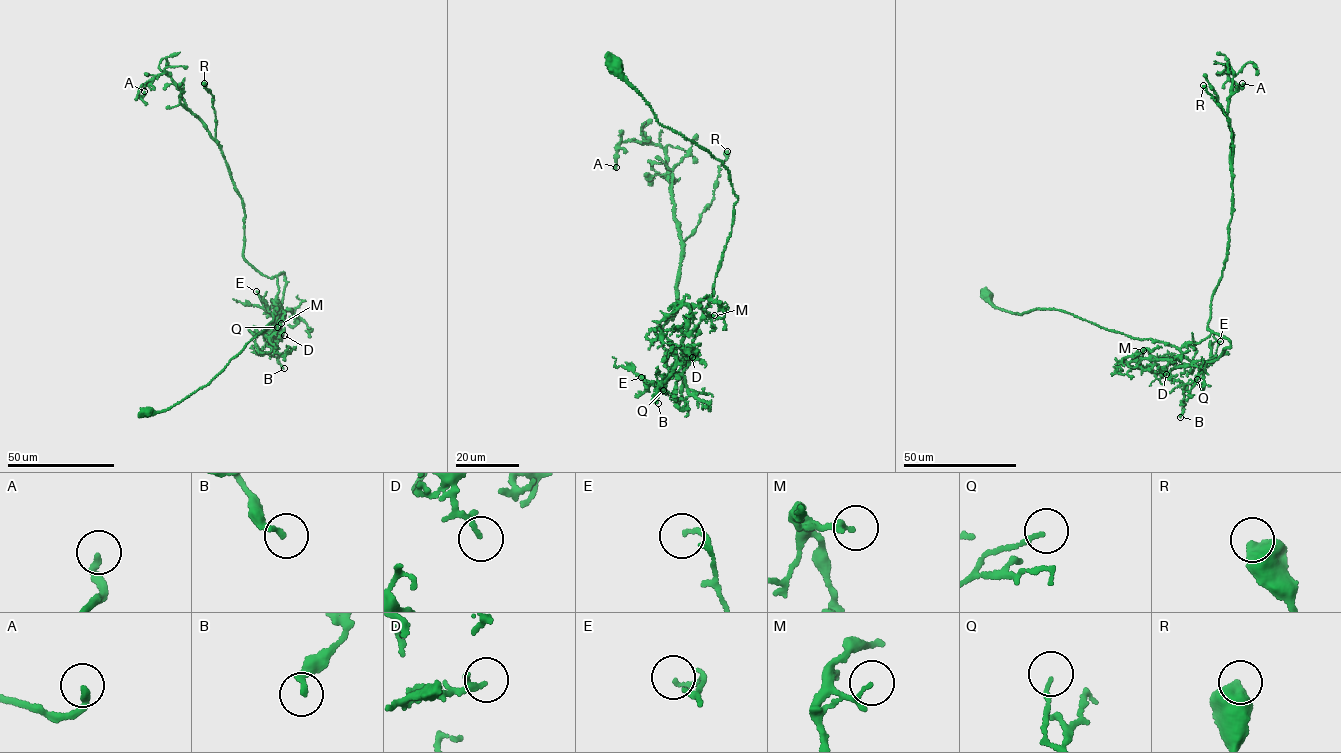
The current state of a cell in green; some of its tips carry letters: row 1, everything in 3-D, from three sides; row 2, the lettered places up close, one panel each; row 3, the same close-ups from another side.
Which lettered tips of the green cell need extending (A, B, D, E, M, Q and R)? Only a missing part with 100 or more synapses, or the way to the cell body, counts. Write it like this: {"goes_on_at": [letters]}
{"goes_on_at": []}

